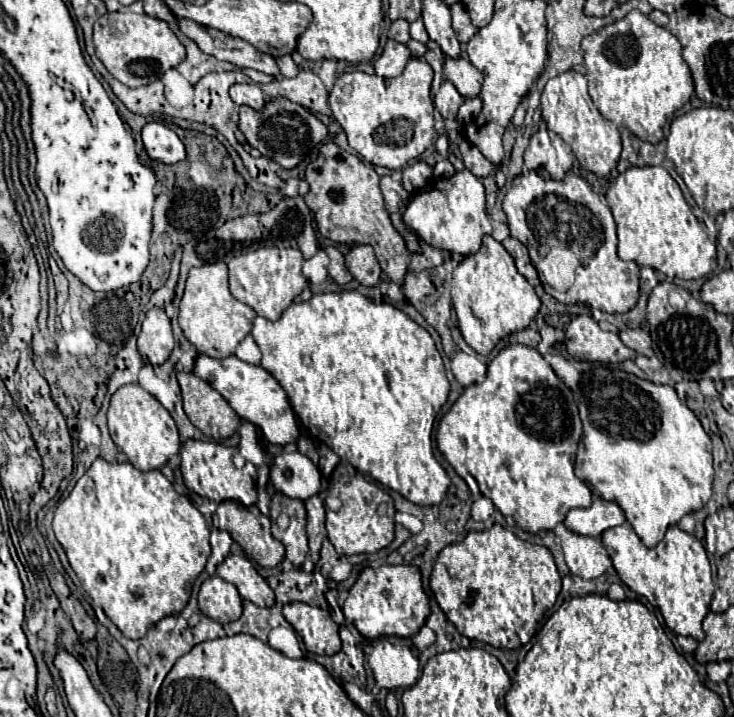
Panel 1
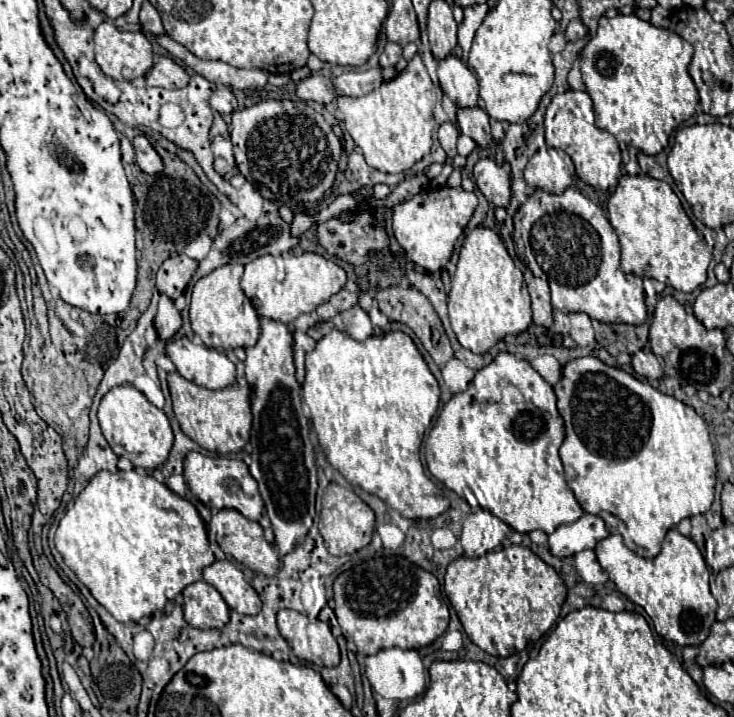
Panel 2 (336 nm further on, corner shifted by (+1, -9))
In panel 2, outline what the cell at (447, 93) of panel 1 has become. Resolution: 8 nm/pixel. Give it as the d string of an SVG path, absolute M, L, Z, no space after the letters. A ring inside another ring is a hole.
M442 123L438 129L438 141L446 151L446 155L452 159L456 157L456 139L458 139L458 129L452 123Z

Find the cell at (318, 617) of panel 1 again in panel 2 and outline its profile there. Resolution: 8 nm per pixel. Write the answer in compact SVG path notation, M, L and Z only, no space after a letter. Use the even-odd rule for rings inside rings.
M282 609L278 613L278 629L294 655L320 667L336 667L340 663L340 649L330 633L330 627L304 613Z

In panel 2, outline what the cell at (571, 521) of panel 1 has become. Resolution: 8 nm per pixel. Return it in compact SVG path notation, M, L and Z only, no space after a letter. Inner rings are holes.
M584 513L578 521L570 525L560 525L552 535L548 535L548 549L554 557L570 557L584 549L594 549L598 541L608 537L606 525L600 517Z

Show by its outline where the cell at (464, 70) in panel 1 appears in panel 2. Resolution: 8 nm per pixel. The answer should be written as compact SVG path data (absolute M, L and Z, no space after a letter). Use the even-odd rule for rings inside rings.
M480 107L458 109L458 125L460 125L460 131L470 139L474 139L474 143L480 149L490 149L494 145L488 115L484 109Z

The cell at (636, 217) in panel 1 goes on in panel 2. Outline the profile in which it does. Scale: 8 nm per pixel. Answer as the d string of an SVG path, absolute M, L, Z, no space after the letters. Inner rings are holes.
M644 173L634 177L622 175L616 191L608 199L608 219L622 245L620 269L624 273L652 277L684 293L694 291L706 281L706 269L715 246L713 230L702 222L701 228L694 229L680 199L666 181L652 179Z

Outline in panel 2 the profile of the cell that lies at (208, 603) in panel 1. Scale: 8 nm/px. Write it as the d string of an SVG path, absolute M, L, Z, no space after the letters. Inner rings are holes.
M196 581L184 591L184 619L198 629L222 629L230 619L230 609L222 595L206 581Z

